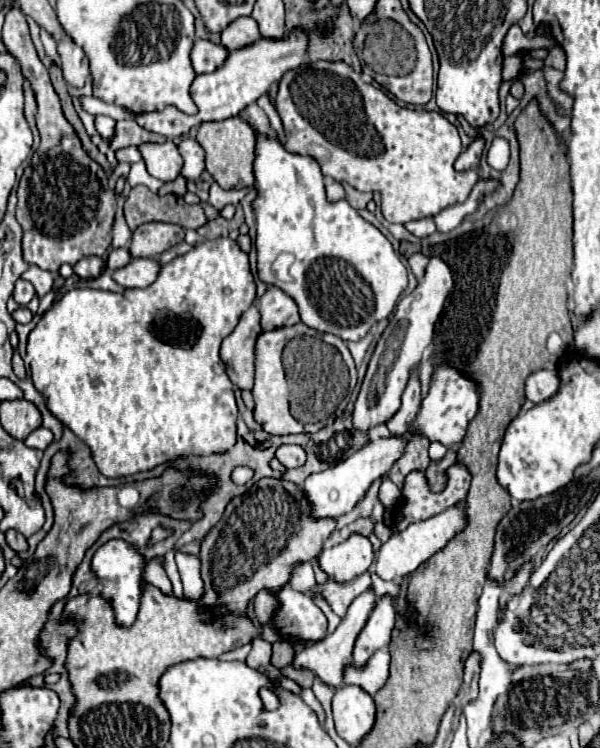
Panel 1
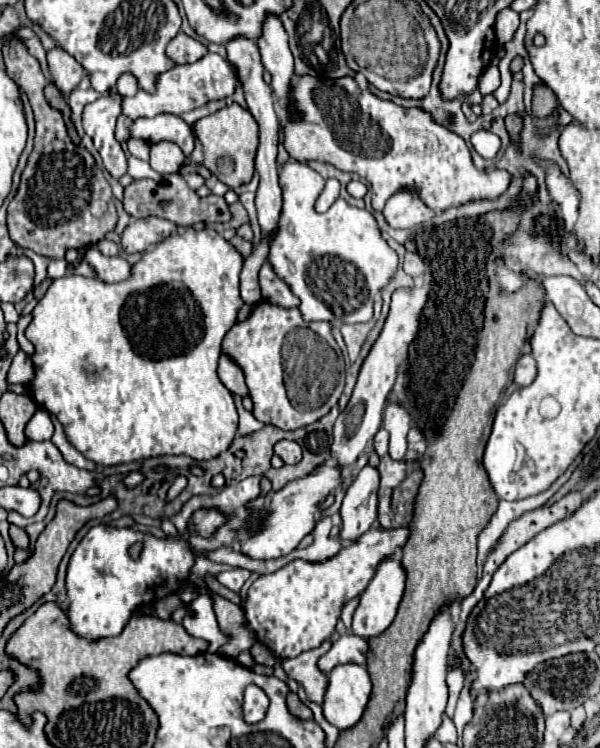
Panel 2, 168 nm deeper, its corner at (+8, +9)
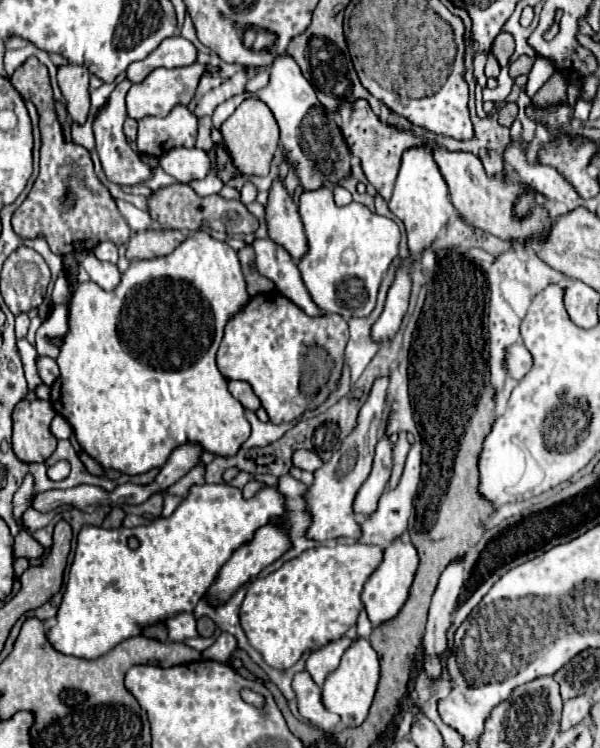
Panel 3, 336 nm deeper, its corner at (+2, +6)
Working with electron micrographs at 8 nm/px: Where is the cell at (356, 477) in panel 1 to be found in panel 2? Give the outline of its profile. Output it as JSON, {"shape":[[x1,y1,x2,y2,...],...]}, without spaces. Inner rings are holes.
{"shape":[[319,464,307,476,287,482,287,486,283,486,281,490,269,496,269,514,265,516,265,524,261,532,241,542,241,552,249,554,251,558,271,560,271,558,279,558,295,550,301,538,313,530,311,522,315,520,315,512,319,504,339,486,341,486,341,468,337,464]]}

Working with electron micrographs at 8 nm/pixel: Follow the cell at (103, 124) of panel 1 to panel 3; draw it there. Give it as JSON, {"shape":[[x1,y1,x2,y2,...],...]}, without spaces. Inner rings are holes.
{"shape":[[123,79,121,83,117,83,117,87,113,89,111,93,111,99,109,103,99,111,95,123,93,123,93,131,95,131,95,141,97,141,97,153,99,153,99,159,101,159,101,165,103,165,103,171,107,175,109,181,117,183,117,185,139,185,139,183,145,183,153,177,153,167,143,163,141,157,129,147,125,135,123,135,123,121,127,117,125,113,125,95,131,87,131,81]]}

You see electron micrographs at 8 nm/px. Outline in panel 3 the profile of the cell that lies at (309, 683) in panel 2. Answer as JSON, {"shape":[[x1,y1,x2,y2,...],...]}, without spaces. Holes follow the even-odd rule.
{"shape":[[301,671,293,679,293,691,297,695,297,707,303,719,311,725,319,727,321,731,335,731,341,719,335,713,329,713,321,703,321,687,311,681,307,671]]}

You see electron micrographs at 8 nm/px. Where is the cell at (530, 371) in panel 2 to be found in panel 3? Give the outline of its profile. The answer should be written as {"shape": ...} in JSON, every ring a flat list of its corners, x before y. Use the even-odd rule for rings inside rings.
{"shape":[[513,343,511,347,507,347,505,369,507,369,509,377,513,377,517,381,523,379,525,373,531,369,531,365,533,365,531,353,529,353,529,349,523,343]]}

